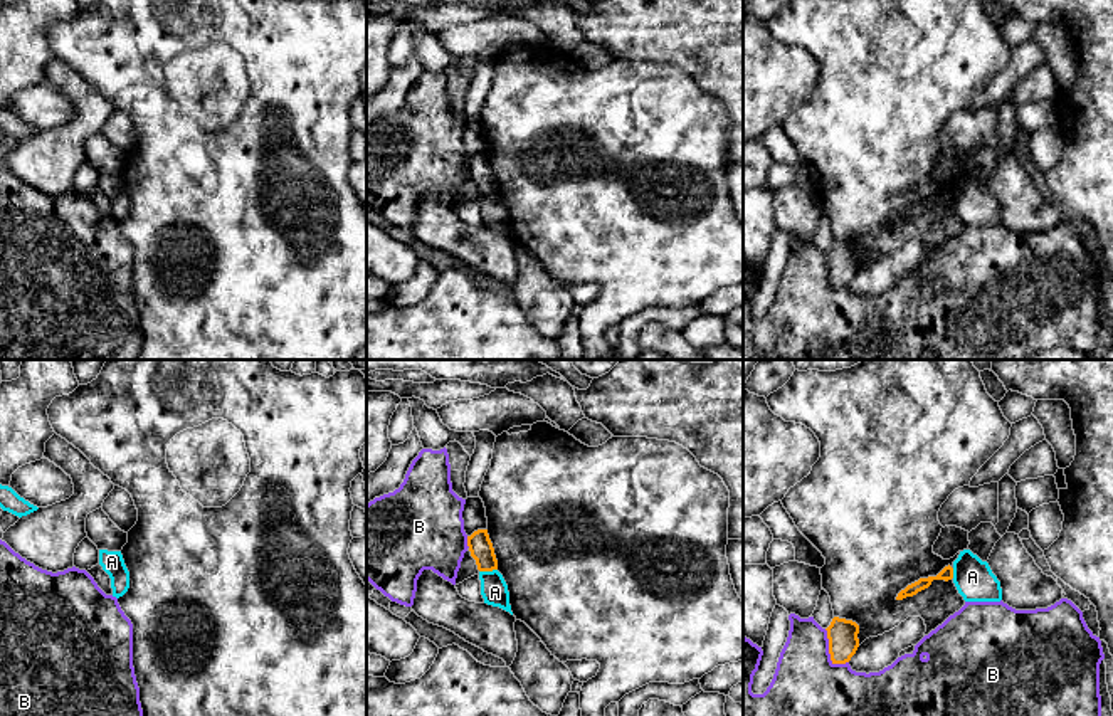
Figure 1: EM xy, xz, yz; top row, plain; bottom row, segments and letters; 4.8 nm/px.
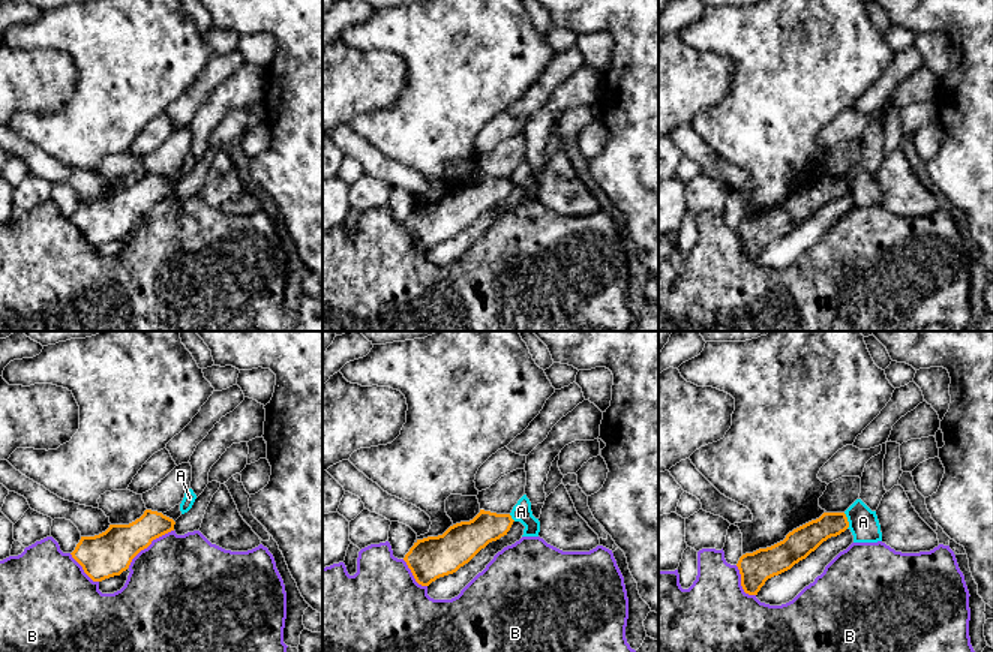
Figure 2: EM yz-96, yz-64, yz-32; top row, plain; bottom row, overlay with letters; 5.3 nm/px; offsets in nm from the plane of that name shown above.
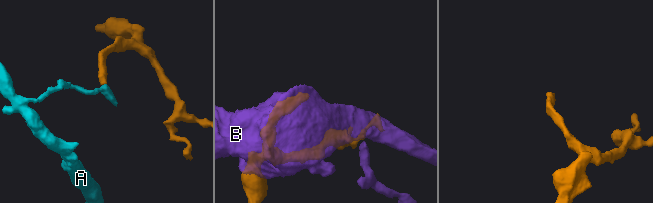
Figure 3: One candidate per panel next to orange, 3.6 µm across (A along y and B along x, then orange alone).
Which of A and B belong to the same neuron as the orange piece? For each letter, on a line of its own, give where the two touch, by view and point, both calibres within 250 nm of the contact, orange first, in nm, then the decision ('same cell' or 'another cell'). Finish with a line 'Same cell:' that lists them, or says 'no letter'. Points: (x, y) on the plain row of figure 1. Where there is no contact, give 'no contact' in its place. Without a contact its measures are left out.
A: xz (488, 194) | 110/130 nm | another cell
B: yz (829, 276) | 140/420 nm | another cell
Same cell: no letter

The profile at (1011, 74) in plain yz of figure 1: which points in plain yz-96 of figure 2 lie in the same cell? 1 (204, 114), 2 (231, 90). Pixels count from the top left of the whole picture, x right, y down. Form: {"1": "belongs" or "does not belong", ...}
{"1": "does not belong", "2": "does not belong"}

